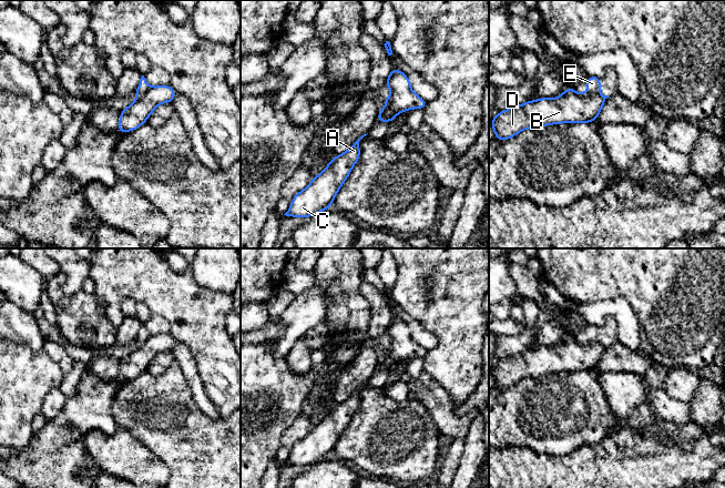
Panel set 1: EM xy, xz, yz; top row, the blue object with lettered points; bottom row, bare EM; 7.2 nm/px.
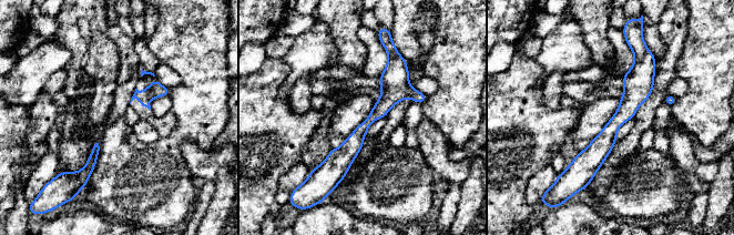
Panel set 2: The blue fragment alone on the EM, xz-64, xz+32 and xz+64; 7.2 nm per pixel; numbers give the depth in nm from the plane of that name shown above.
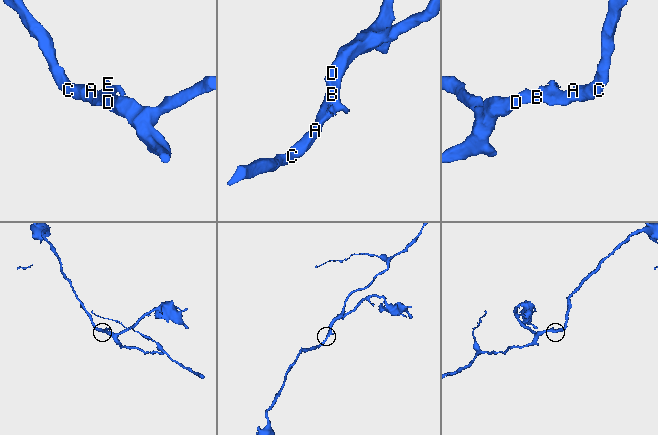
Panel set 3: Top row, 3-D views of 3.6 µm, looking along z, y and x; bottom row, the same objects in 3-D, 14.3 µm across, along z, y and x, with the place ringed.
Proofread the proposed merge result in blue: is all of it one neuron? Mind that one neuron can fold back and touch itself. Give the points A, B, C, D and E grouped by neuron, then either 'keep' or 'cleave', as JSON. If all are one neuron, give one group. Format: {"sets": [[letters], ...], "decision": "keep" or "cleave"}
{"sets": [["A", "B", "C", "D"], ["E"]], "decision": "cleave"}

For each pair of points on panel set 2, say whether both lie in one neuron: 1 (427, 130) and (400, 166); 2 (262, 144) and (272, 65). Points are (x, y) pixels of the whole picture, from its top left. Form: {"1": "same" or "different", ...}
{"1": "different", "2": "same"}

